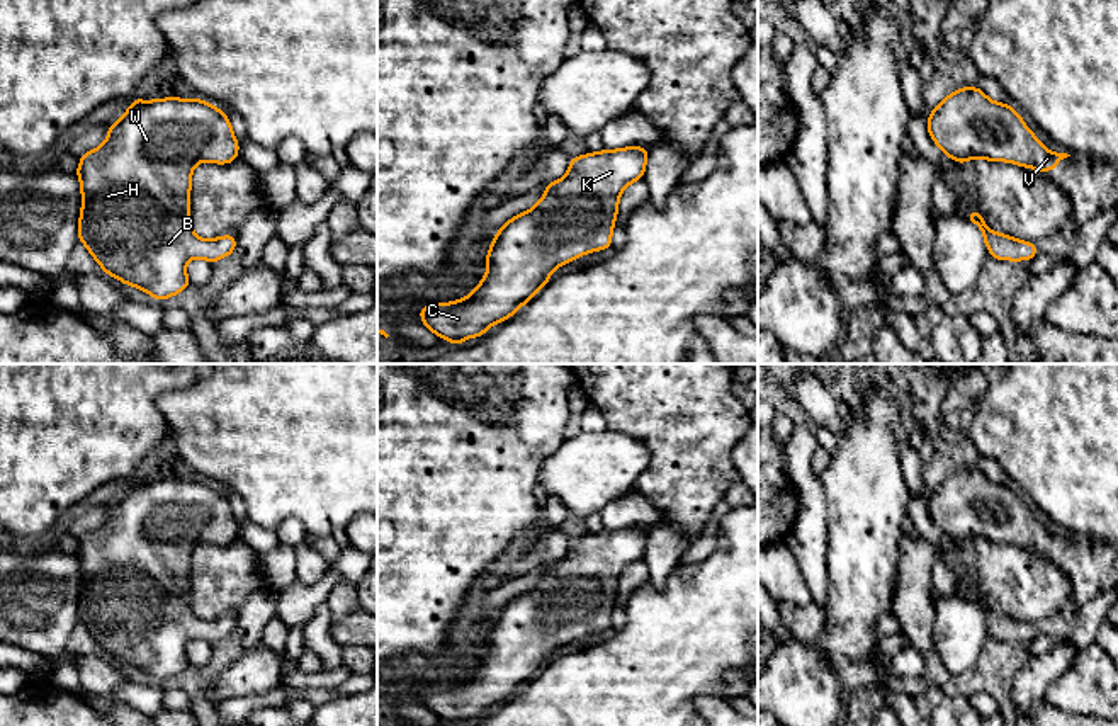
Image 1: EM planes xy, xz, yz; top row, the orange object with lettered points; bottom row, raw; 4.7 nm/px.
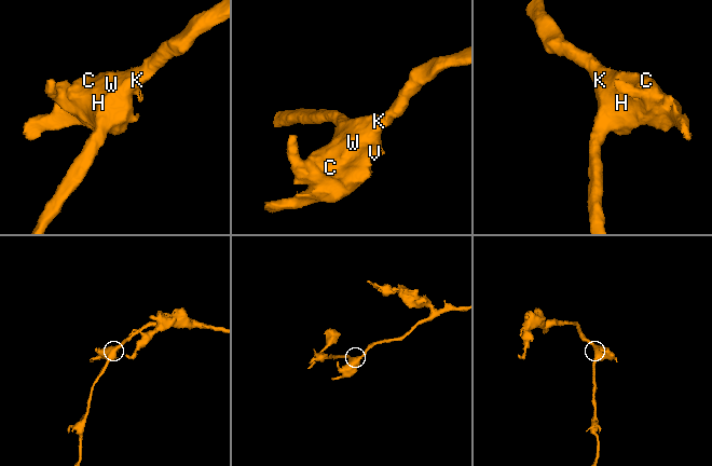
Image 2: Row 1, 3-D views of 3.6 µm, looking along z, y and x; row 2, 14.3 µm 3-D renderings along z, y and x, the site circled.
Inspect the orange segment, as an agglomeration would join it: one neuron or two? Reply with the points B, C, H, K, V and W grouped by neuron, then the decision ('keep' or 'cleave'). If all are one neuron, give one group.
groups B C H K V W; keep

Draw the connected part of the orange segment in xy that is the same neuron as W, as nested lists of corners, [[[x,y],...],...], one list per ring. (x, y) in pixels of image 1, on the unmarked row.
[[[170,476],[165,481],[153,478],[150,485],[143,478],[134,479],[122,498],[109,507],[105,522],[80,537],[80,546],[75,553],[82,570],[78,621],[105,655],[148,673],[156,682],[182,673],[190,666],[185,651],[190,639],[204,639],[214,644],[231,636],[236,629],[233,615],[206,621],[194,614],[189,597],[192,551],[202,542],[231,544],[238,539],[238,530],[240,525],[228,496],[211,483],[200,479],[184,481]]]

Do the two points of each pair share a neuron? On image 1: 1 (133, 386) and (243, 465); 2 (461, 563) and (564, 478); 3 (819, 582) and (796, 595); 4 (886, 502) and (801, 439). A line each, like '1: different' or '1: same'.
1: different
2: different
3: different
4: different

